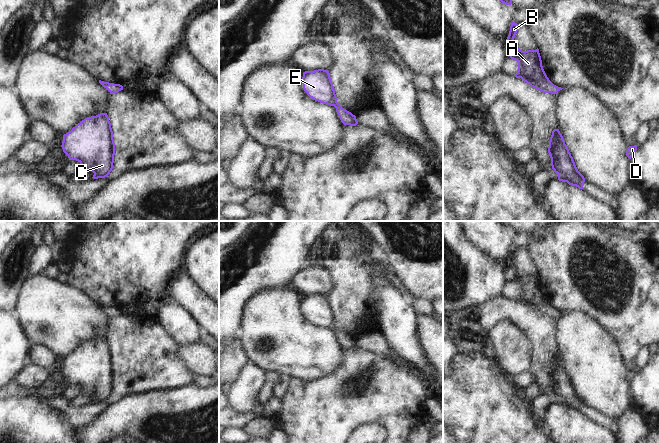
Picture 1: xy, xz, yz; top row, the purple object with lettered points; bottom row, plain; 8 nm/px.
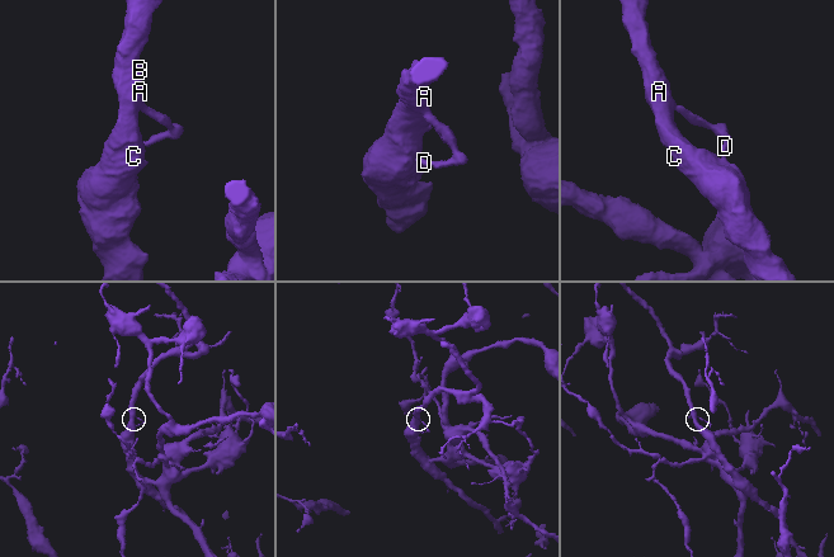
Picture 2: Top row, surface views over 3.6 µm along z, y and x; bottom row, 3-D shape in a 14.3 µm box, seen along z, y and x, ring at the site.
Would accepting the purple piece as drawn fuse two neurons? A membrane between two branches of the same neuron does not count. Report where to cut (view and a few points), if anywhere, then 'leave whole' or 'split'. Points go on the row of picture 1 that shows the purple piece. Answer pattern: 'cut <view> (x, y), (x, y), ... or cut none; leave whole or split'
cut none; leave whole

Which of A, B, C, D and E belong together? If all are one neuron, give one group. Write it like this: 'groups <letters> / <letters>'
groups A B C D E

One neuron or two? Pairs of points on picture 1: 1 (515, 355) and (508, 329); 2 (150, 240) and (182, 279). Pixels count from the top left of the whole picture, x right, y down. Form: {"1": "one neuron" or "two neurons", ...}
{"1": "one neuron", "2": "two neurons"}

